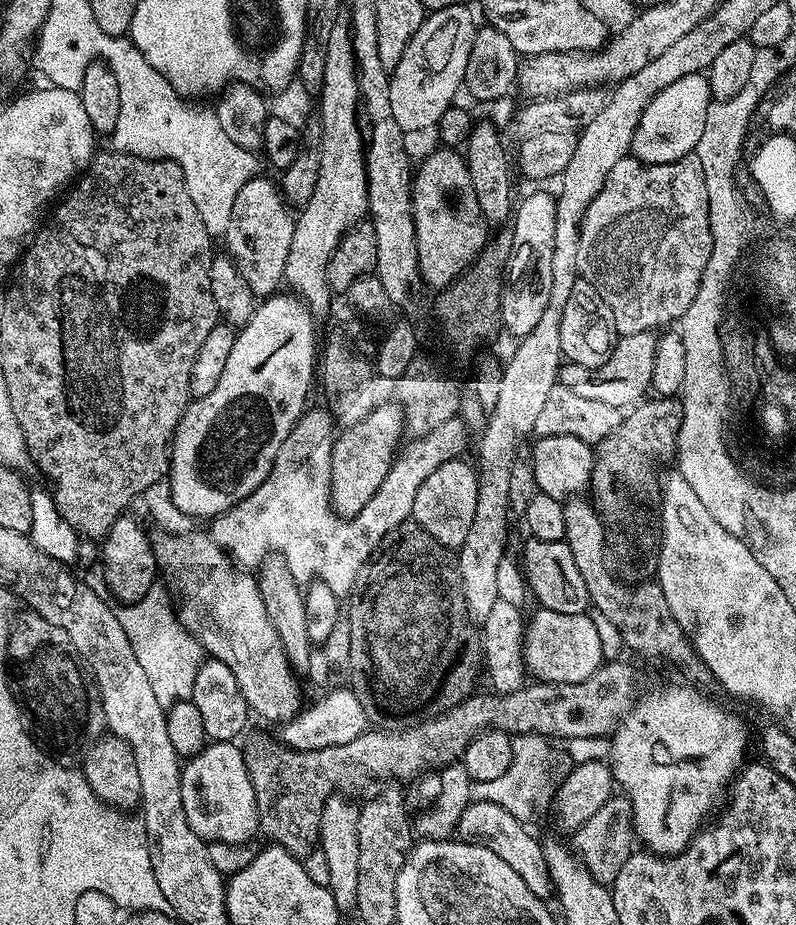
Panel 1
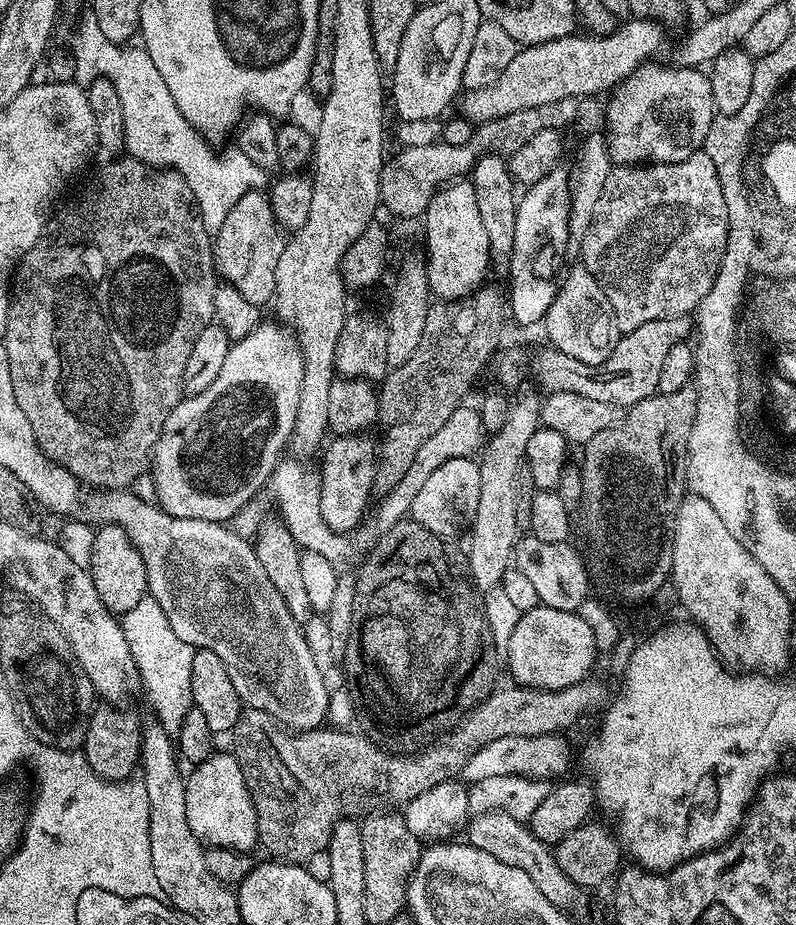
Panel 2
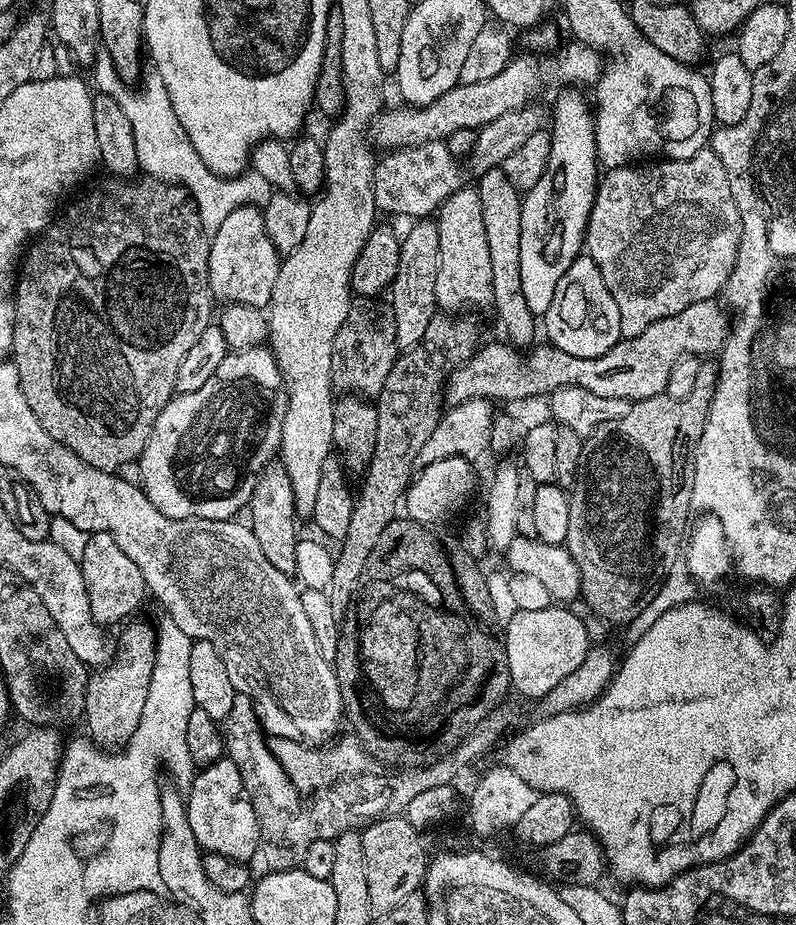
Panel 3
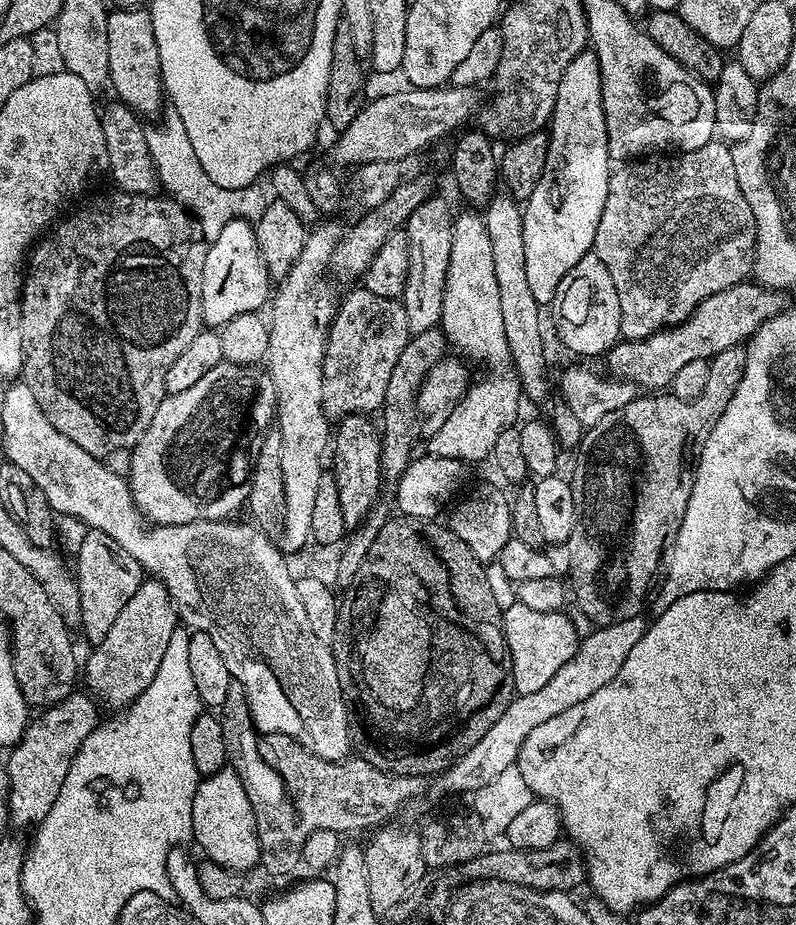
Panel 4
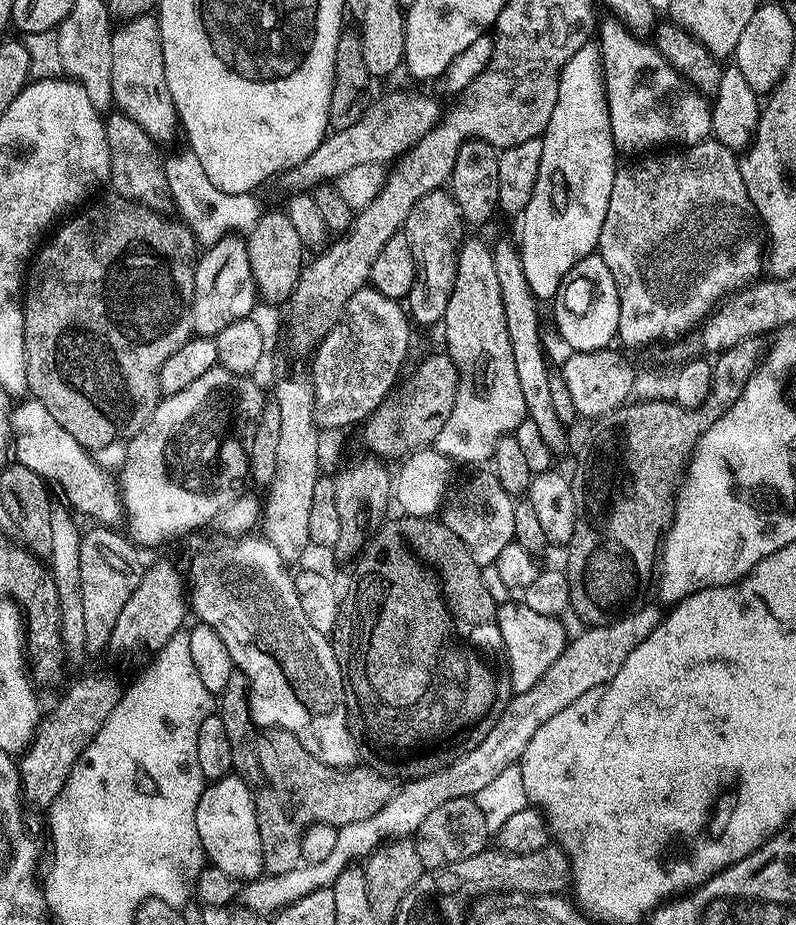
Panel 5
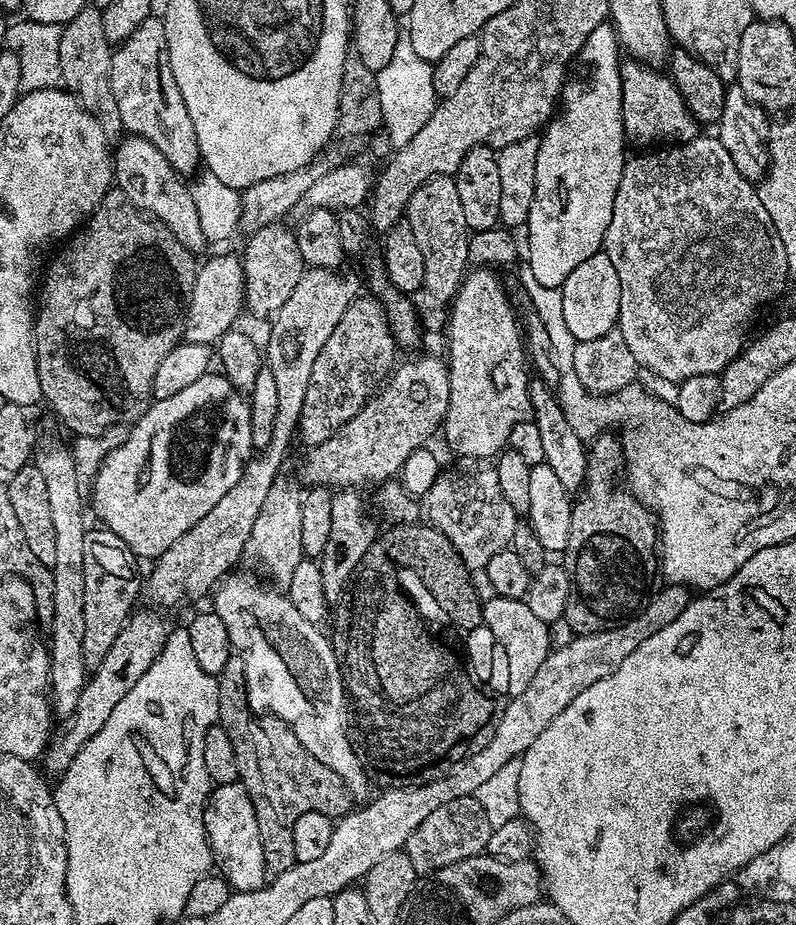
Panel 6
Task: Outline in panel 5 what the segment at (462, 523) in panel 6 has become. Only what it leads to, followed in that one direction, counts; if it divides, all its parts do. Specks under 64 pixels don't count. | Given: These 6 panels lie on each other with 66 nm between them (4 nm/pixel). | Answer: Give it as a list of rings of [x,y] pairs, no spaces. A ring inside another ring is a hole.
[[[485,470],[449,487],[442,505],[442,519],[450,530],[454,530],[454,534],[458,534],[458,538],[462,538],[462,542],[466,542],[470,558],[483,566],[495,564],[502,549],[513,543],[515,509],[514,498],[502,490],[502,482],[498,482],[495,472]]]

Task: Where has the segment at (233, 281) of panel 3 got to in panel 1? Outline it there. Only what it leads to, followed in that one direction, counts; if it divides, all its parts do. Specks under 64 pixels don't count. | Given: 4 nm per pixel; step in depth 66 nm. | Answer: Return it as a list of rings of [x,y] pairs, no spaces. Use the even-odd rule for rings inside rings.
[[[257,174],[234,198],[234,210],[230,210],[230,226],[222,237],[228,243],[227,255],[238,266],[238,274],[246,278],[246,286],[257,298],[267,298],[284,284],[286,254],[290,254],[290,238],[294,238],[296,216],[284,199],[277,181],[267,180]]]

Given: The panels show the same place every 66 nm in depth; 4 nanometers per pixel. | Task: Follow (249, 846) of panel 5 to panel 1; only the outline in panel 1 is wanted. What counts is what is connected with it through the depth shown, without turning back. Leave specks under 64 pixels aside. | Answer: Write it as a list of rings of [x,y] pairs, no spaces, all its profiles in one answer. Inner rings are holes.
[[[235,743],[205,744],[203,750],[191,757],[183,765],[180,781],[182,782],[182,810],[186,810],[186,822],[190,822],[190,830],[198,834],[198,838],[208,844],[214,842],[242,842],[249,843],[252,835],[257,835],[260,826],[260,815],[256,809],[256,795],[254,786],[250,782],[248,767],[244,761],[243,751],[235,748]]]

